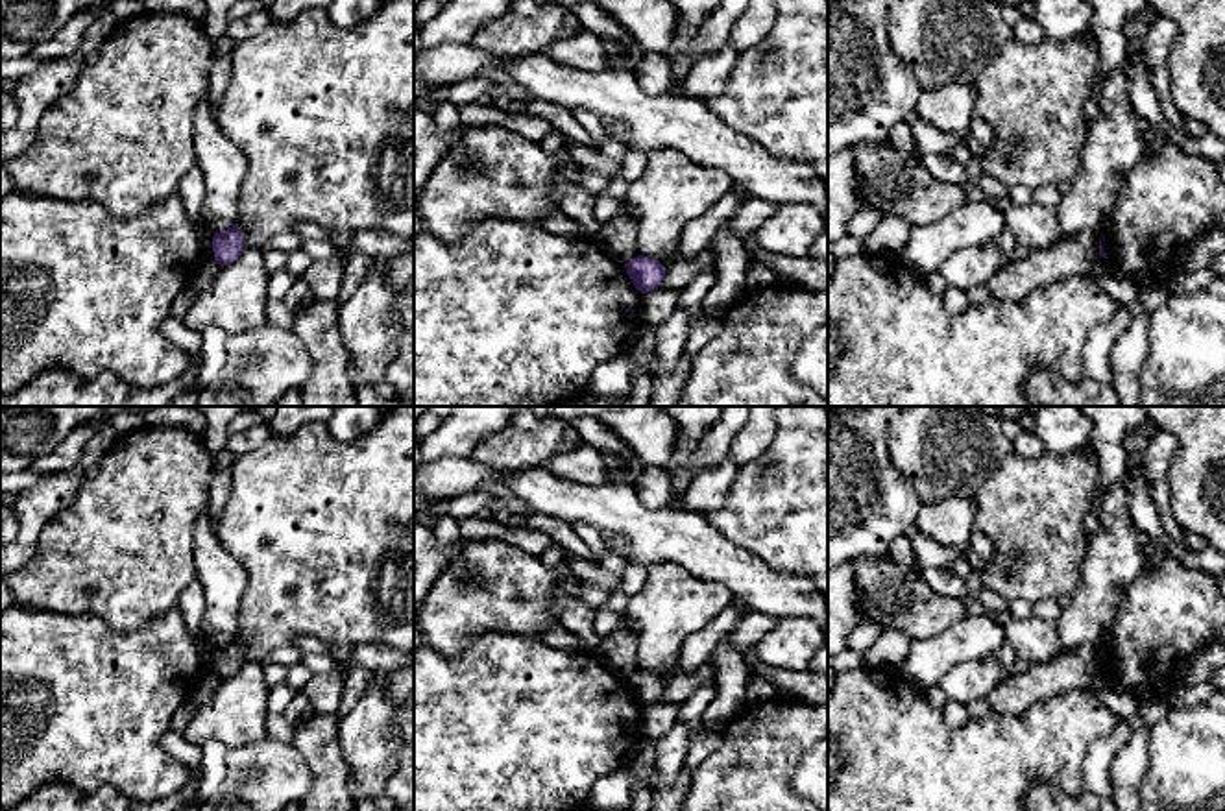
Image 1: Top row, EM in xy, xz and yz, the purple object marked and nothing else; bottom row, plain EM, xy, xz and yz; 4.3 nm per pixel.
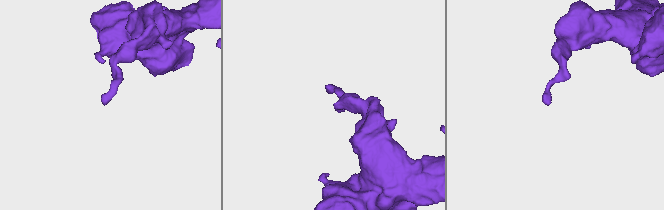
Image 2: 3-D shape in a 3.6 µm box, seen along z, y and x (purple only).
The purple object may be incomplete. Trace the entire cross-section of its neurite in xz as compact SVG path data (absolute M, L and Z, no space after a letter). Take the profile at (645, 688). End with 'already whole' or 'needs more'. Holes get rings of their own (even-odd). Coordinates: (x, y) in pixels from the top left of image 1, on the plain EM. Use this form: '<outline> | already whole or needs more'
M643 669L634 671L625 682L636 704L641 708L656 704L665 691L665 680Z | already whole

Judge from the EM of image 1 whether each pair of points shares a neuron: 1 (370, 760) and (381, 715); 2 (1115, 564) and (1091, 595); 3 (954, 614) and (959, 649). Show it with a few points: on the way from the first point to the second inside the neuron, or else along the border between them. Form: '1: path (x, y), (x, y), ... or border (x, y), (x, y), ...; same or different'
1: path (370, 749), (370, 726); same
2: path (1107, 571), (1098, 588); same
3: border (970, 616), (933, 636), (915, 641); different

